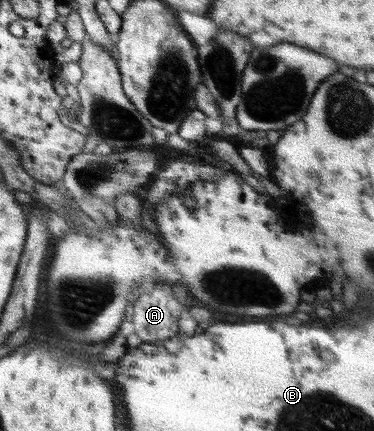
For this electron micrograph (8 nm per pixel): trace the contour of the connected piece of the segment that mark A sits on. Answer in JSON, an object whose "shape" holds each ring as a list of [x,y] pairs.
{"shape":[[[155,283],[155,289],[149,293],[139,293],[133,303],[134,333],[144,341],[163,341],[177,337],[177,321],[185,309],[183,303],[190,307],[191,299],[175,299],[171,283]]]}

